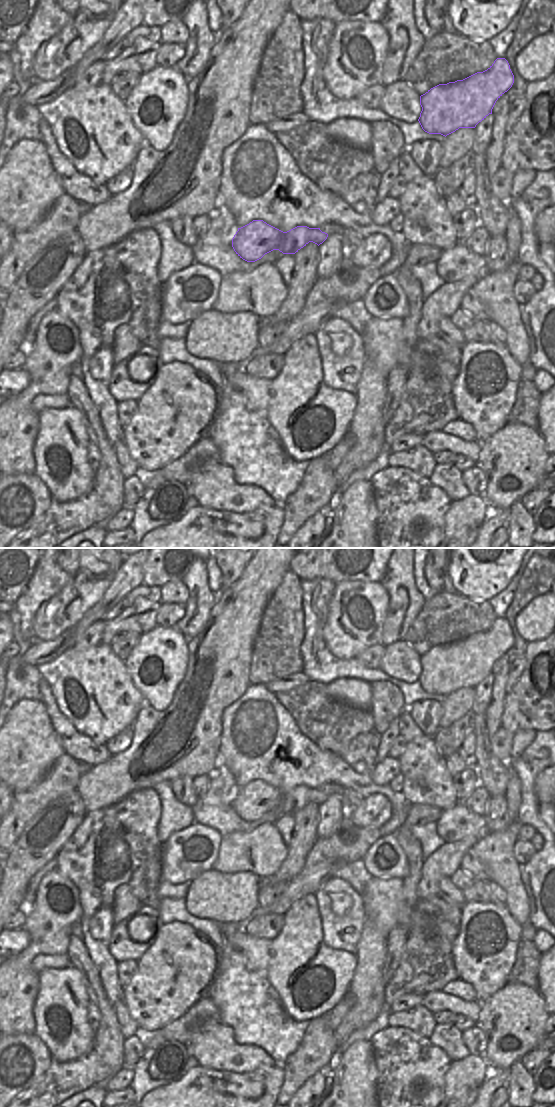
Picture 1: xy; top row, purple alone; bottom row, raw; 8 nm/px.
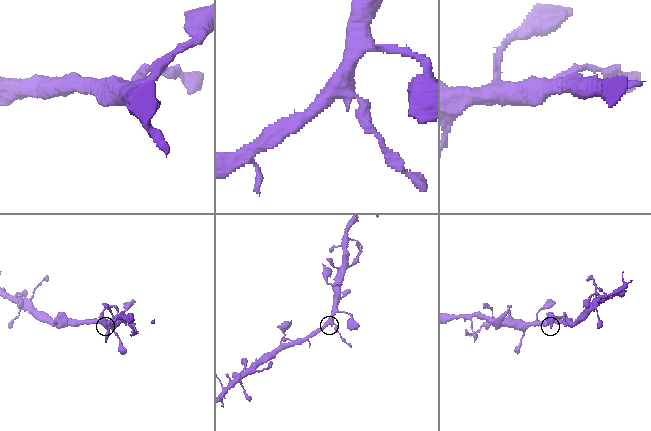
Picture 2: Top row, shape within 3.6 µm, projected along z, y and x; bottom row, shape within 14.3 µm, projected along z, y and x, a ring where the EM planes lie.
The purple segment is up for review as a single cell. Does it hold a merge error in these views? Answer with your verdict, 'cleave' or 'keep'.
cleave

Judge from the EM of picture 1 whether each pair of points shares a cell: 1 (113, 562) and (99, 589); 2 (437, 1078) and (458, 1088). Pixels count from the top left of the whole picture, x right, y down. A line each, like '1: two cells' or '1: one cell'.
1: two cells
2: two cells

